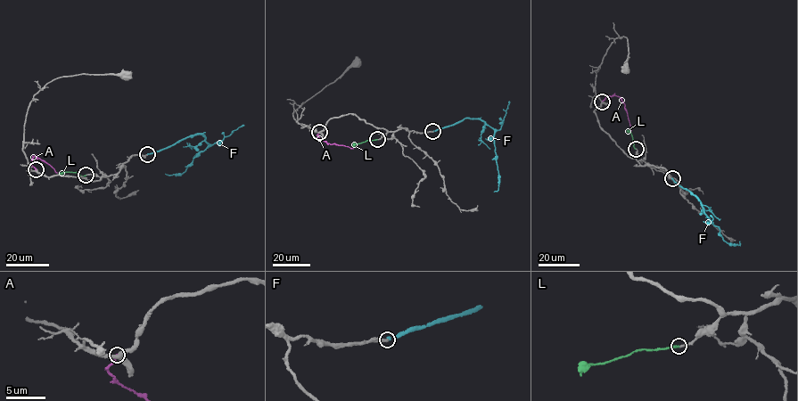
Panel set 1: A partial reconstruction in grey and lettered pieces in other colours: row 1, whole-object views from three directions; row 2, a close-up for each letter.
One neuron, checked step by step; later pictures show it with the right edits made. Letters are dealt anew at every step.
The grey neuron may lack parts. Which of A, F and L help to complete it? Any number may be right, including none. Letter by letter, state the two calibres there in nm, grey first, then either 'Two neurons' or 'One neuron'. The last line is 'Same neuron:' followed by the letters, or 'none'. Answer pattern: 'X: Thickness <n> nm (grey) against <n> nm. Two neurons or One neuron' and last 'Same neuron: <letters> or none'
A: Thickness 440 nm (grey) against 190 nm. Two neurons
F: Thickness 320 nm (grey) against 240 nm. Two neurons
L: Thickness 200 nm (grey) against 200 nm. One neuron
Same neuron: L

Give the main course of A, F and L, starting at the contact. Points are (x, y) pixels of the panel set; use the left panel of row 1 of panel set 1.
A: (36, 170), (31, 161), (36, 155), (57, 173)
F: (147, 154), (195, 135), (201, 134), (205, 137), (208, 146), (195, 154), (185, 170), (181, 174), (165, 174)
L: (86, 175), (58, 174)

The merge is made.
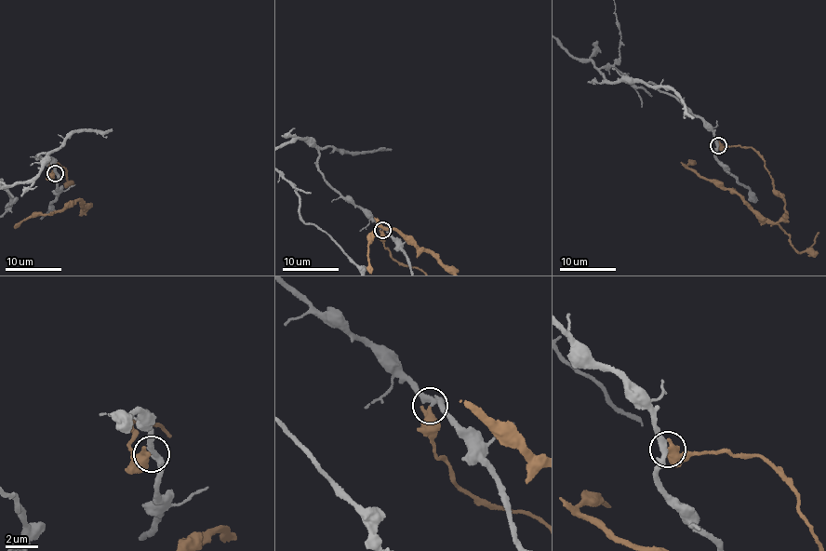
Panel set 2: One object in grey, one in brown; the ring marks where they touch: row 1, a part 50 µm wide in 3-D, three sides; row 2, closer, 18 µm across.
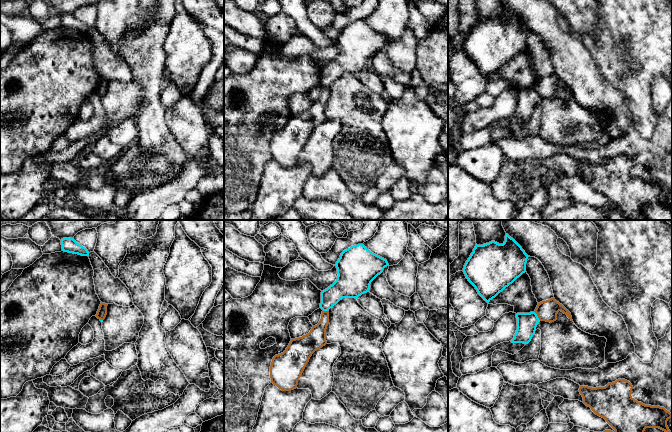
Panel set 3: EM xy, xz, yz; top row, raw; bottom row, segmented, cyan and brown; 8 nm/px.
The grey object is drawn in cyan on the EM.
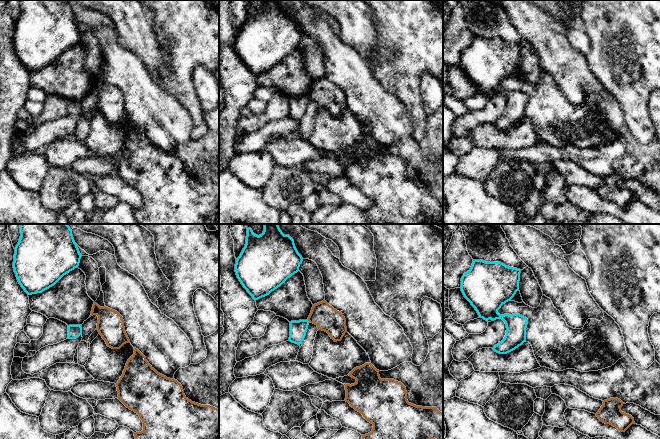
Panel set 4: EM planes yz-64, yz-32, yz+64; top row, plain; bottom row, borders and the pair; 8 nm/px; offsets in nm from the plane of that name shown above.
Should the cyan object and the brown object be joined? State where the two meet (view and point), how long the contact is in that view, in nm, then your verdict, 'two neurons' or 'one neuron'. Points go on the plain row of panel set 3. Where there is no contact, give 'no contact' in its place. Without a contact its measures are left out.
yz (537, 92) | 90 nm | two neurons

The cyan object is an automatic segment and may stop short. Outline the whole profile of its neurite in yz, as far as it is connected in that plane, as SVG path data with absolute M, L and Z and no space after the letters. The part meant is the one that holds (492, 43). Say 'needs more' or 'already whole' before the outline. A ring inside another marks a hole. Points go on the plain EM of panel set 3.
already whole | M508 10L503 20L491 17L477 21L463 48L478 70L489 80L506 63L526 48L528 31Z

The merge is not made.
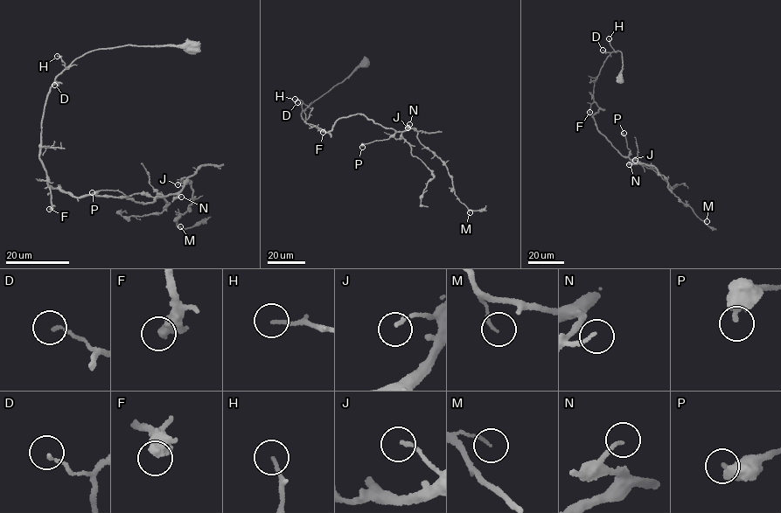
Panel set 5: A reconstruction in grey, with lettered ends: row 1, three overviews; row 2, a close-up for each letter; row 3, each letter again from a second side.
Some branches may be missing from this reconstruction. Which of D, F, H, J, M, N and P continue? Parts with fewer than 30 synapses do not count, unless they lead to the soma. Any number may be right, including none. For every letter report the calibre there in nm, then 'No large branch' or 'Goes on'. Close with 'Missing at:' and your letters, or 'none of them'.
D: Thickness 120 nm. No large branch
F: Thickness 500 nm. No large branch
H: Thickness 140 nm. No large branch
J: Thickness 130 nm. No large branch
M: Thickness 100 nm. No large branch
N: Thickness 150 nm. No large branch
P: Thickness 260 nm. No large branch
Missing at: none of them

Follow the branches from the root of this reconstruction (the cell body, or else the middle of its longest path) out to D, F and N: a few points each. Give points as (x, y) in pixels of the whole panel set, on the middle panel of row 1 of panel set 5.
D: (364, 62), (303, 110), (297, 102)
F: (364, 62), (303, 110), (301, 115), (306, 123), (320, 128), (323, 132)
N: (364, 62), (303, 110), (305, 123), (327, 132), (338, 120), (359, 113), (395, 131), (407, 130), (409, 124)

